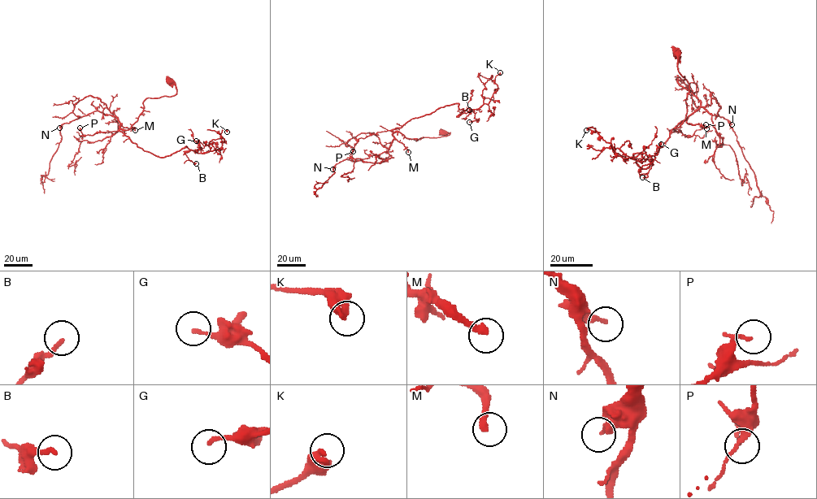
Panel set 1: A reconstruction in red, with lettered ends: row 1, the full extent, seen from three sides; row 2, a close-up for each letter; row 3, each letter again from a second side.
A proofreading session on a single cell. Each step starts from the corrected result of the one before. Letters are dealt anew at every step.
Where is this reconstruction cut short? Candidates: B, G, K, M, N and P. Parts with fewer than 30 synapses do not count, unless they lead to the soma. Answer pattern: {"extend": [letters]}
{"extend": ["M"]}

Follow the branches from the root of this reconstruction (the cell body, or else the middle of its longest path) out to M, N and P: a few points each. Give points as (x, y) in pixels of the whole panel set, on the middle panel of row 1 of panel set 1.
M: (442, 132), (449, 133), (416, 141), (394, 132), (393, 137), (408, 152)
N: (442, 132), (449, 133), (416, 141), (406, 138), (396, 132), (387, 150), (358, 161), (344, 159), (332, 169)
P: (442, 132), (449, 133), (416, 141), (406, 138), (398, 132), (377, 132), (359, 138), (353, 151)

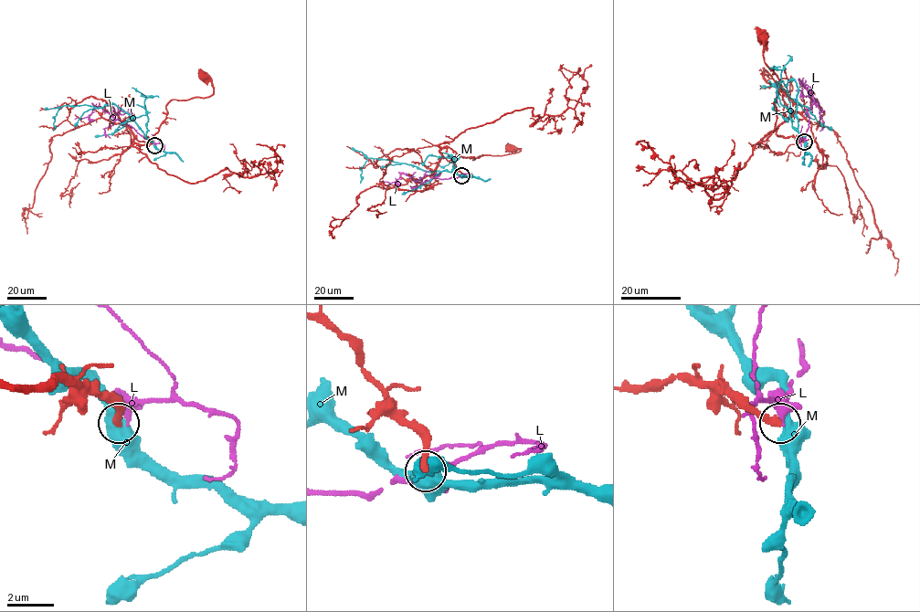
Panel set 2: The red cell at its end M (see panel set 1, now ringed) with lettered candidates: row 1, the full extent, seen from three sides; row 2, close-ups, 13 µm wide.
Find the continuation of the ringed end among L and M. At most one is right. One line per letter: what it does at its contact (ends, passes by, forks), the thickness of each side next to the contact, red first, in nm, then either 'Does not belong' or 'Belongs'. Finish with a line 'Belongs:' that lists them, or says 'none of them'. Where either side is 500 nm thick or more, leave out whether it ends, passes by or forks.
L: It forks there. Thickness 320 nm (red) against 400 nm. Does not belong
M: Thickness 320 nm (red) against 500 nm. Does not belong
Belongs: none of them

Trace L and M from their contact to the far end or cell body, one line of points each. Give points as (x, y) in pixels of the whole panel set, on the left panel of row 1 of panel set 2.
L: (154, 144), (101, 108), (94, 106), (88, 117), (75, 119)
M: (154, 145), (130, 115), (114, 104), (98, 108), (85, 104), (61, 106), (54, 116), (53, 130)

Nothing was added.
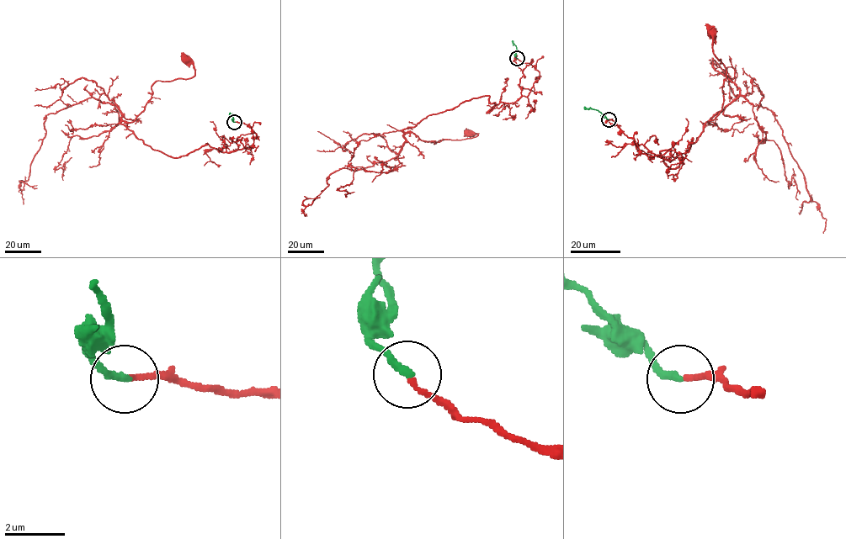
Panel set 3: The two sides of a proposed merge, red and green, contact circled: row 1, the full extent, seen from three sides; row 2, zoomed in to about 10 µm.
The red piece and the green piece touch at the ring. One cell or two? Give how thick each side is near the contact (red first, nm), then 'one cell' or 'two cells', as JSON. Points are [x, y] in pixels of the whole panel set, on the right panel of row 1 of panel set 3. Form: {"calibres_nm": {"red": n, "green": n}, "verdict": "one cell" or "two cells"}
{"calibres_nm": {"red": 160, "green": 240}, "verdict": "one cell"}

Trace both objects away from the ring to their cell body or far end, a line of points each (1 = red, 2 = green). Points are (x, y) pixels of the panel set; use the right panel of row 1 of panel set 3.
1: (609, 119), (678, 166), (723, 103), (710, 33)
2: (609, 119), (595, 109), (583, 107)

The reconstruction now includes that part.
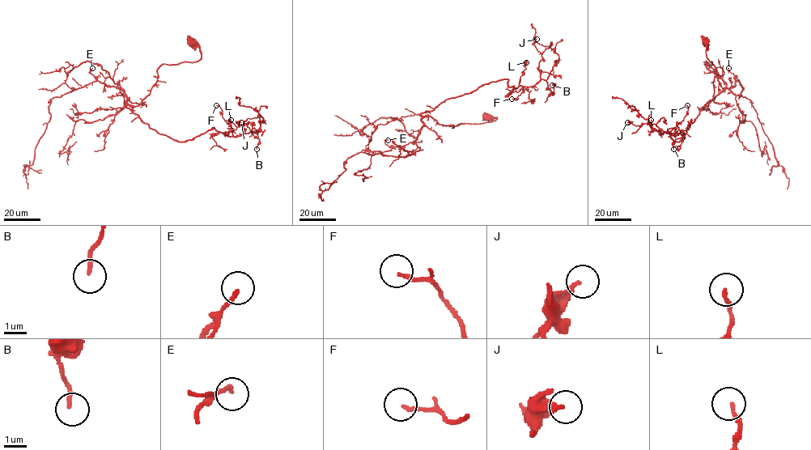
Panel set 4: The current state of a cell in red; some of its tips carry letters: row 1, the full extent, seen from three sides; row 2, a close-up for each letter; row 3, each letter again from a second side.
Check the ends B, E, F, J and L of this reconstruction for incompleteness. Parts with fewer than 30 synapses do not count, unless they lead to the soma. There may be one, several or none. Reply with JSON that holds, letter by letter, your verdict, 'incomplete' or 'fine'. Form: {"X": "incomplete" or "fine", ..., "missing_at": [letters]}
{"B": "fine", "E": "fine", "F": "fine", "J": "fine", "L": "fine", "missing_at": []}

